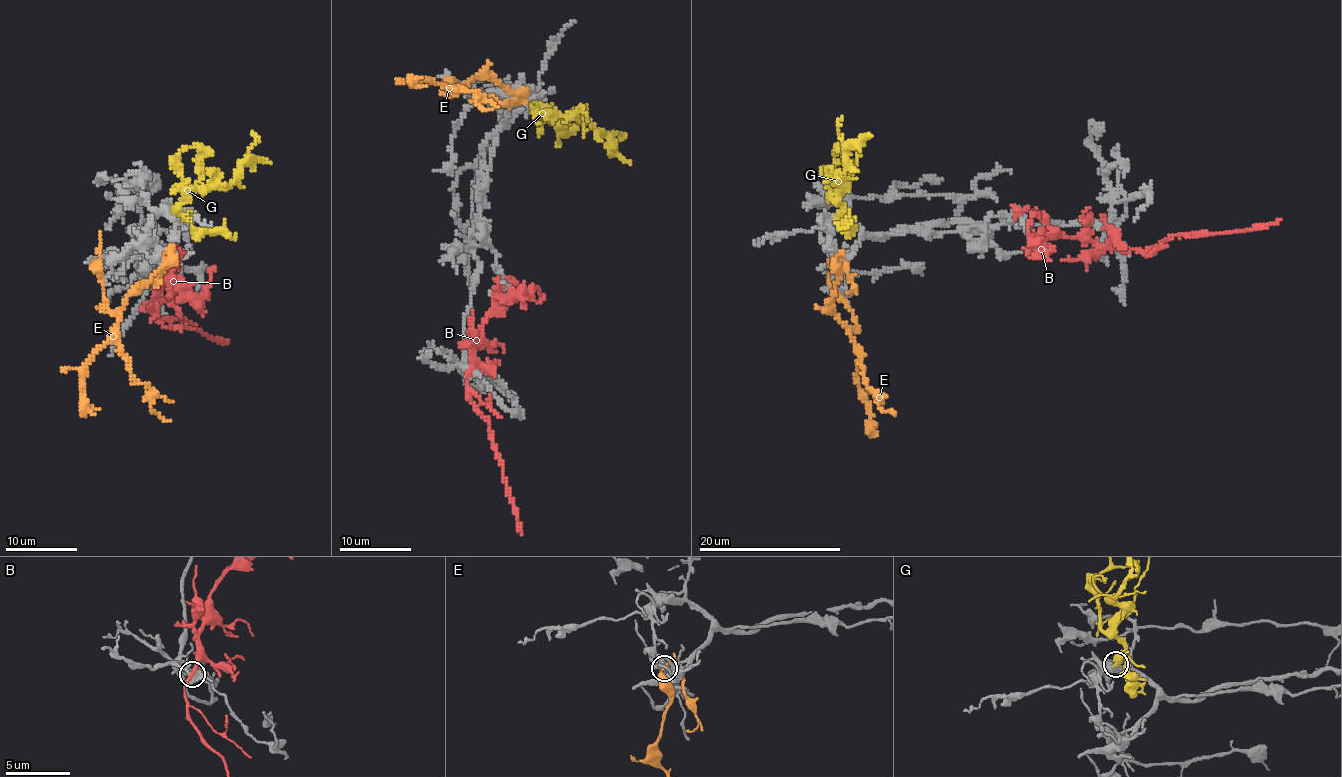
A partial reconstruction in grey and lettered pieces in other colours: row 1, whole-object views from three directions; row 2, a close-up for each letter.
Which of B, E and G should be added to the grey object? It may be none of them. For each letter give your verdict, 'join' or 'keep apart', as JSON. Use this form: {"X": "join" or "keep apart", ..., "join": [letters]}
{"B": "keep apart", "E": "keep apart", "G": "join", "join": ["G"]}

